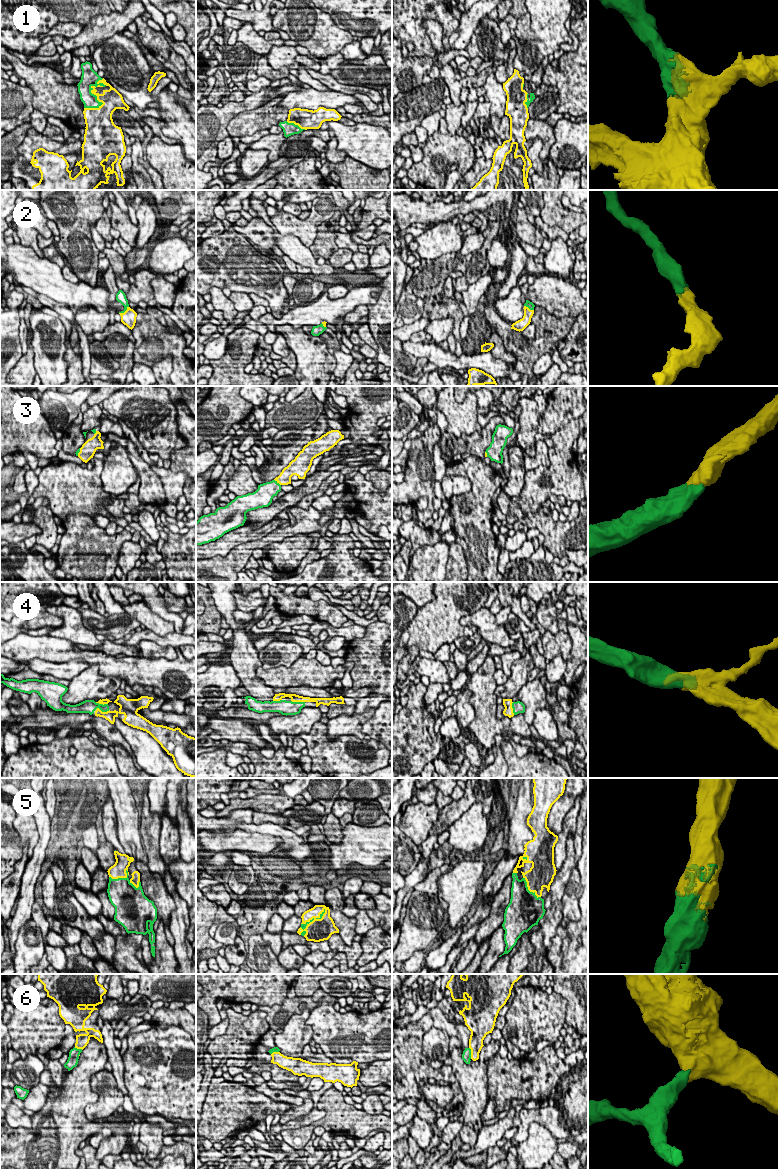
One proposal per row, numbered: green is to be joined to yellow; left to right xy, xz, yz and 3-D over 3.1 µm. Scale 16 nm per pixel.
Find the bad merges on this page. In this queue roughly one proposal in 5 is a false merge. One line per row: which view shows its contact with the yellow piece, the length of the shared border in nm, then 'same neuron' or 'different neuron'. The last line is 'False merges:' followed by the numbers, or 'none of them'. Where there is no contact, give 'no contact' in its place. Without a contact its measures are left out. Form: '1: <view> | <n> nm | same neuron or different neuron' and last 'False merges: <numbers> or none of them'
1: xy | 600 nm | same neuron
2: xy | 200 nm | same neuron
3: xz | 150 nm | same neuron
4: xy | 240 nm | same neuron
5: xy | 340 nm | same neuron
6: yz | 190 nm | same neuron
False merges: none of them

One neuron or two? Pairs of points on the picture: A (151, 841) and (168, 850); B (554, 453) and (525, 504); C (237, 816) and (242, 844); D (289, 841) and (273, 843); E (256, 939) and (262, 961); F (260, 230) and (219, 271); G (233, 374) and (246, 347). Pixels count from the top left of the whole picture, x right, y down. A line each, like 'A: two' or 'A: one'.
A: two
B: one
C: two
D: two
E: one
F: two
G: one

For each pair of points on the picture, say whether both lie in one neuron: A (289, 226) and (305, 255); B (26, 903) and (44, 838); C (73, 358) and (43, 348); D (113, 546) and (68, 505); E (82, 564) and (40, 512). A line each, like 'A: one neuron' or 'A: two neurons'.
A: two neurons
B: one neuron
C: two neurons
D: one neuron
E: two neurons

